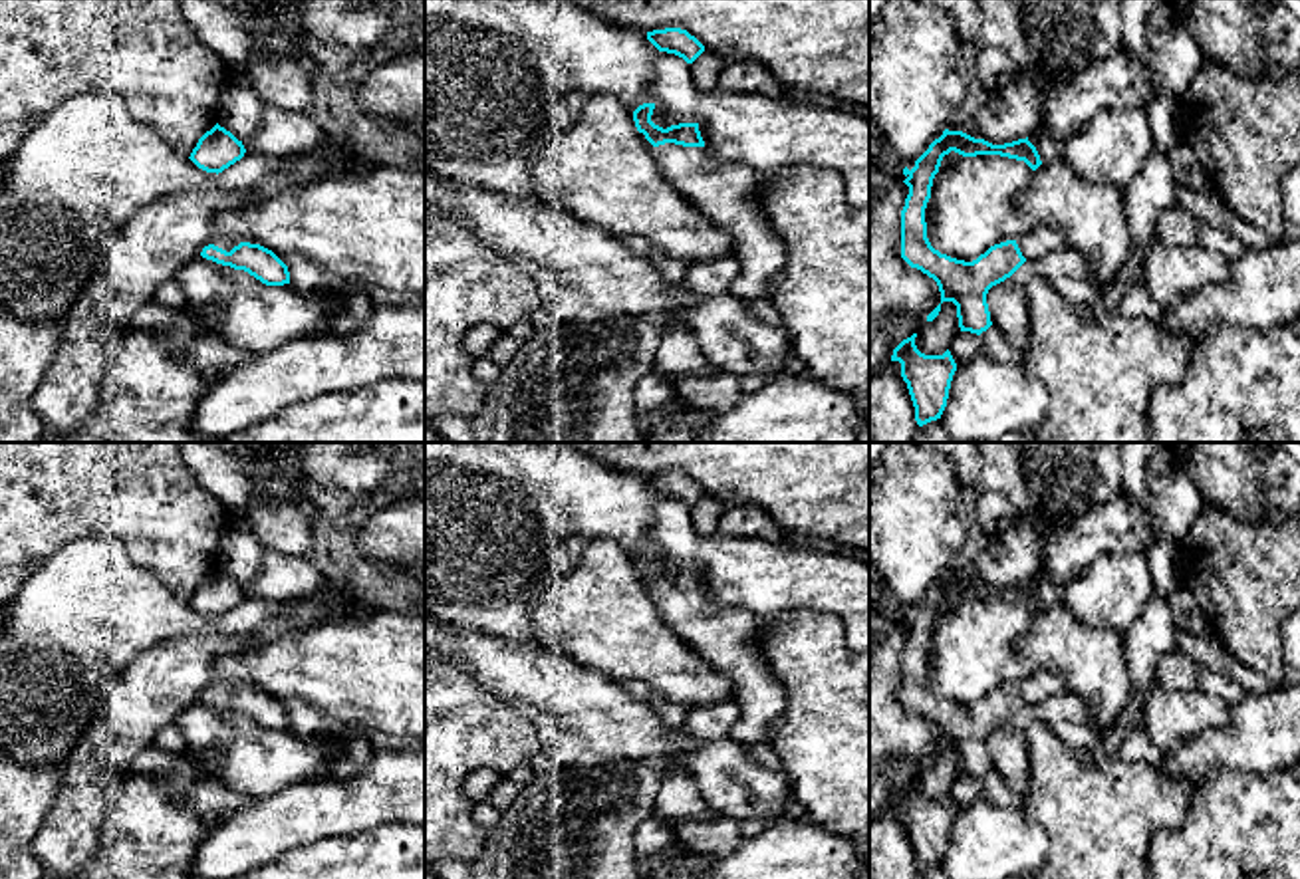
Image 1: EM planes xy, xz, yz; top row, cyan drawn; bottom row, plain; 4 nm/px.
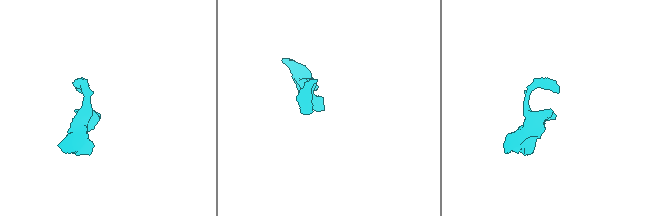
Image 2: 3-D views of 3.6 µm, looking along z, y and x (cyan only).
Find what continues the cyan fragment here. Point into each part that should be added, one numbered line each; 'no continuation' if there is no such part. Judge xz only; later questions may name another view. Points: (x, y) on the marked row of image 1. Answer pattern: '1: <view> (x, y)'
1: xz (727, 193)

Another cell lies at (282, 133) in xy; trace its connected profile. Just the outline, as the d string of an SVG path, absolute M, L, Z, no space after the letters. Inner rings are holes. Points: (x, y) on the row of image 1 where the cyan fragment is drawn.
M264 105L260 129L242 145L246 153L290 161L324 143L325 137L310 113Z

